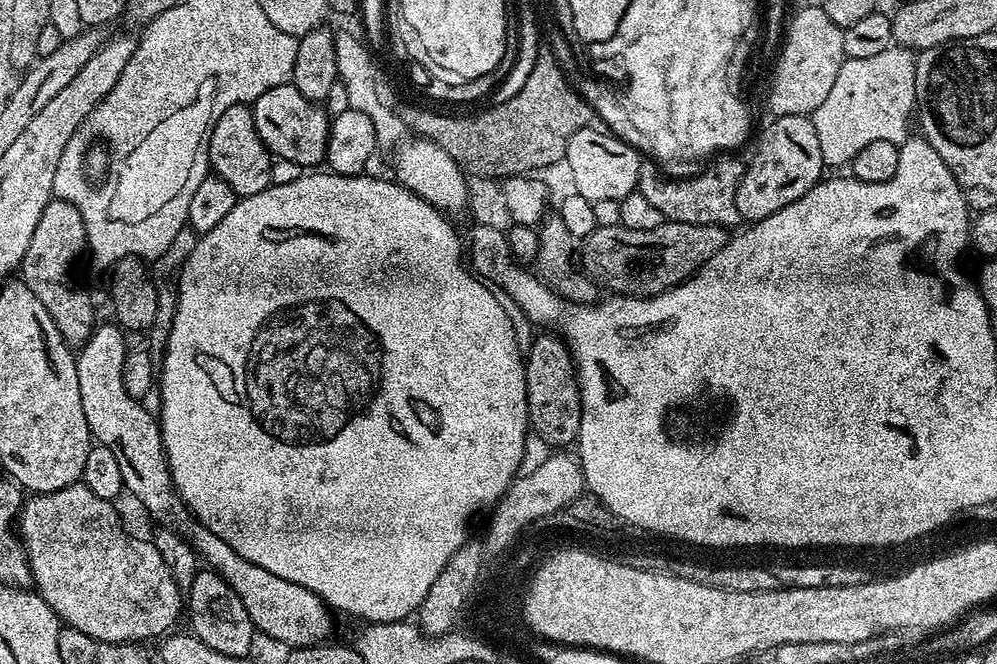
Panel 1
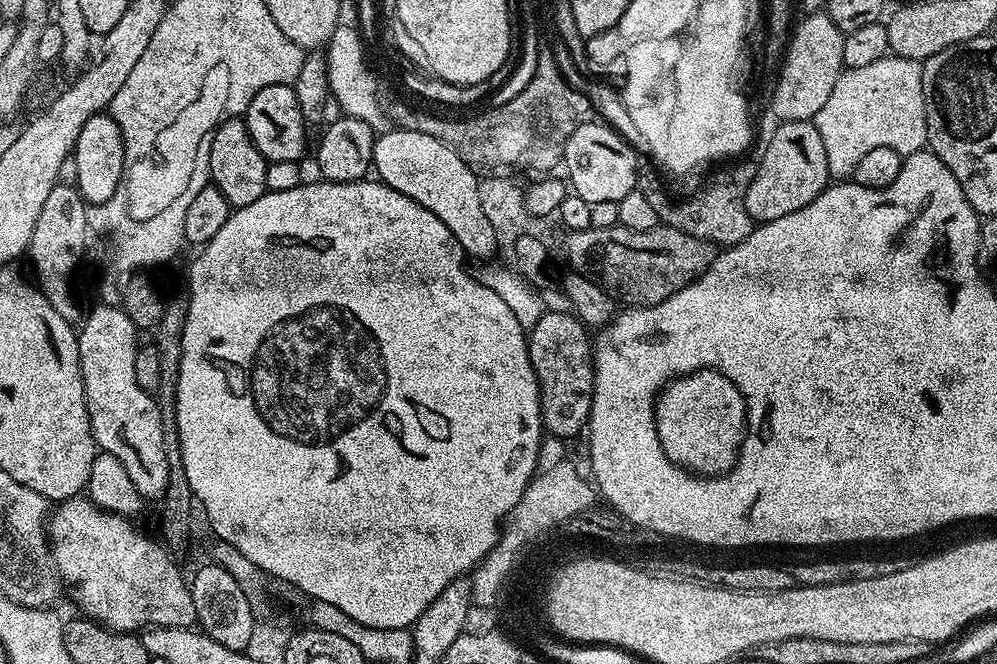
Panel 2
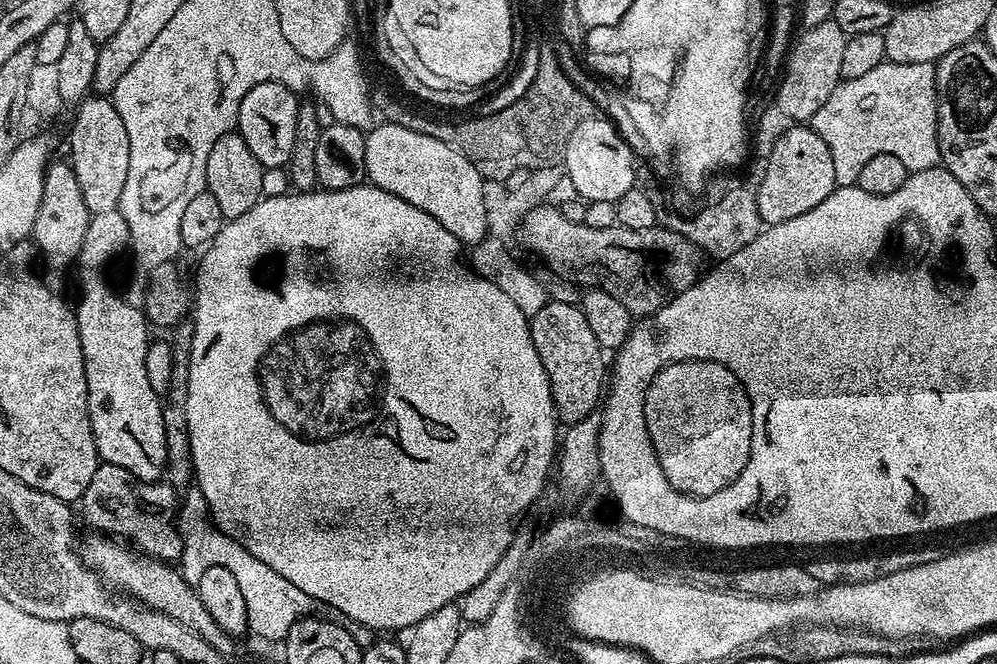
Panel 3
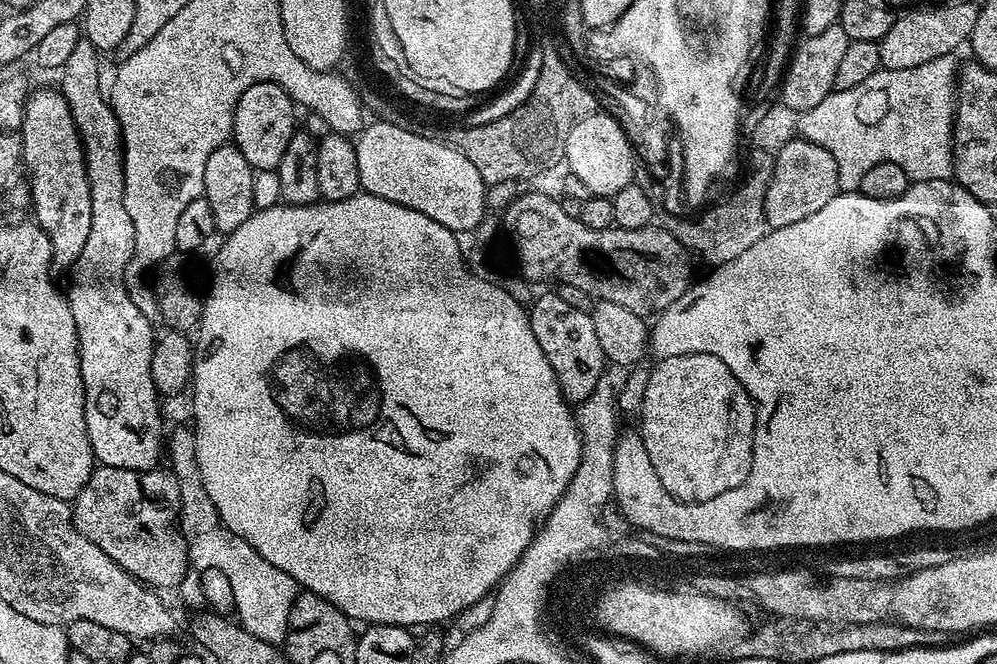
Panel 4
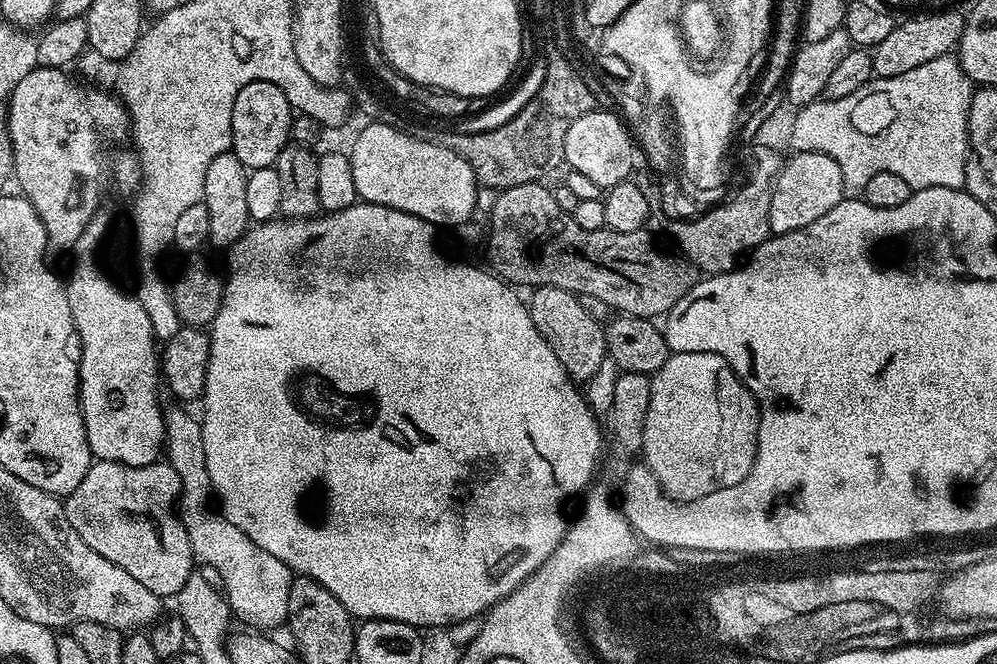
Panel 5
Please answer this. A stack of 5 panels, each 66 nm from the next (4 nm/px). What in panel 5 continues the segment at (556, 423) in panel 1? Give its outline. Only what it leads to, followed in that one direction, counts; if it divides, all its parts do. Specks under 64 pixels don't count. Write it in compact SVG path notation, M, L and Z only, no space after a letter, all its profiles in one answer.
M544 284L540 288L532 288L530 294L532 300L530 296L528 313L534 318L534 326L538 326L538 334L546 338L550 350L558 354L558 362L562 362L570 379L586 382L594 374L598 374L598 366L602 366L608 354L601 321L586 314L586 306L582 306L580 297L574 292Z

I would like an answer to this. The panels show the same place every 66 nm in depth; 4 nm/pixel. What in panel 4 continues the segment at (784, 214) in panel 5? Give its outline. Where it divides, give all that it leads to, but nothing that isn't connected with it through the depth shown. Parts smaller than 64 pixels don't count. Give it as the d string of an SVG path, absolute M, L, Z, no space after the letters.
M803 138L786 142L772 160L772 177L764 199L769 229L791 226L794 222L802 222L810 218L810 214L818 214L818 210L822 210L822 206L826 206L826 202L830 202L830 198L834 198L839 192L838 166L834 166L834 158L830 158L827 150L822 150L822 146L814 146L814 142Z

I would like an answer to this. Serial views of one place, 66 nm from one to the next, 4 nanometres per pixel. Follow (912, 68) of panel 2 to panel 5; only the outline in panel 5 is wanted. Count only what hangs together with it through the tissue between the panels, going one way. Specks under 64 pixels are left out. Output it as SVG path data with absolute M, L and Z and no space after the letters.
M955 55L939 56L906 74L876 76L862 90L846 94L846 98L837 100L816 100L805 104L798 111L791 132L792 152L817 152L826 154L838 162L842 170L842 186L848 198L863 197L866 182L874 174L889 172L898 174L913 190L930 186L964 188L966 162L968 161L968 111L972 101L974 85L962 70Z

